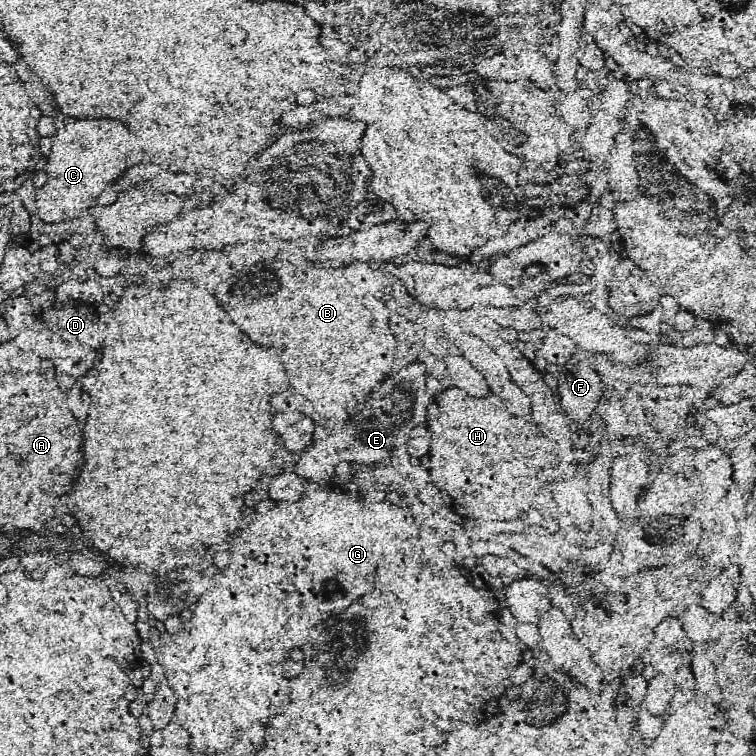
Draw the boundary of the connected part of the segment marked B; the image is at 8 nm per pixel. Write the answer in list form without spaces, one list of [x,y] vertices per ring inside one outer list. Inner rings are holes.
[[[265,259],[251,265],[249,271],[221,279],[213,287],[217,303],[227,309],[231,319],[257,343],[271,345],[279,351],[283,367],[289,374],[285,399],[291,407],[305,411],[315,425],[341,429],[349,415],[361,411],[365,399],[377,389],[395,367],[395,339],[387,329],[389,311],[381,297],[375,297],[377,275],[365,261],[351,261],[347,267],[319,267],[311,263],[297,267],[285,259]]]

